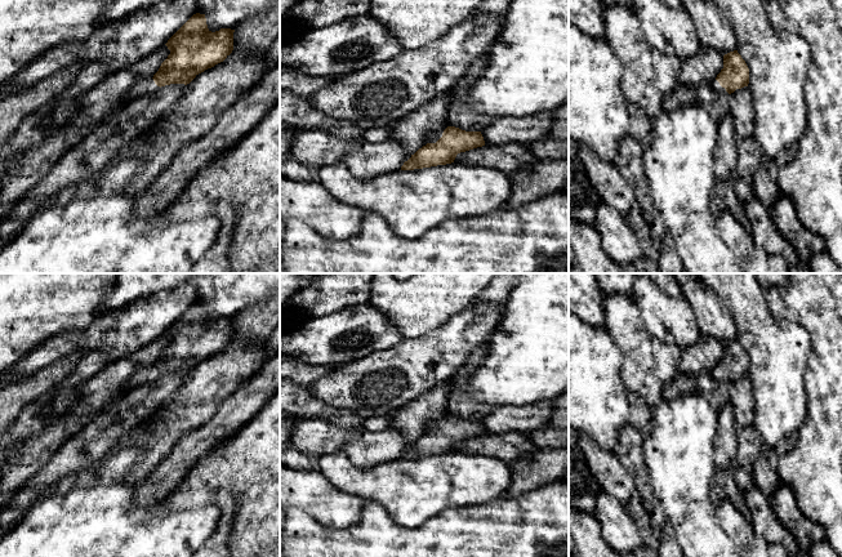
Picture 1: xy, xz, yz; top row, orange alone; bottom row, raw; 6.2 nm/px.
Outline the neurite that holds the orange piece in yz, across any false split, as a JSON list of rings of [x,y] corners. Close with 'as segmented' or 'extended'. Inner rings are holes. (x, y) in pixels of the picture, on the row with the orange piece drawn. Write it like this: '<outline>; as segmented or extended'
[[[738,50],[723,55],[723,68],[710,84],[716,93],[734,93],[736,89],[748,86],[749,68]]]; extended

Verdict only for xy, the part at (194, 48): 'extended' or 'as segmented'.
extended

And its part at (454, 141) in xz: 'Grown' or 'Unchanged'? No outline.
Grown

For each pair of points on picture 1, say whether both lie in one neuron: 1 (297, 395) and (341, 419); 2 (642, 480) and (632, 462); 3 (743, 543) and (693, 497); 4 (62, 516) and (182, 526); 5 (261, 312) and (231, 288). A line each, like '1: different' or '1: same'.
1: same
2: same
3: different
4: same
5: different

